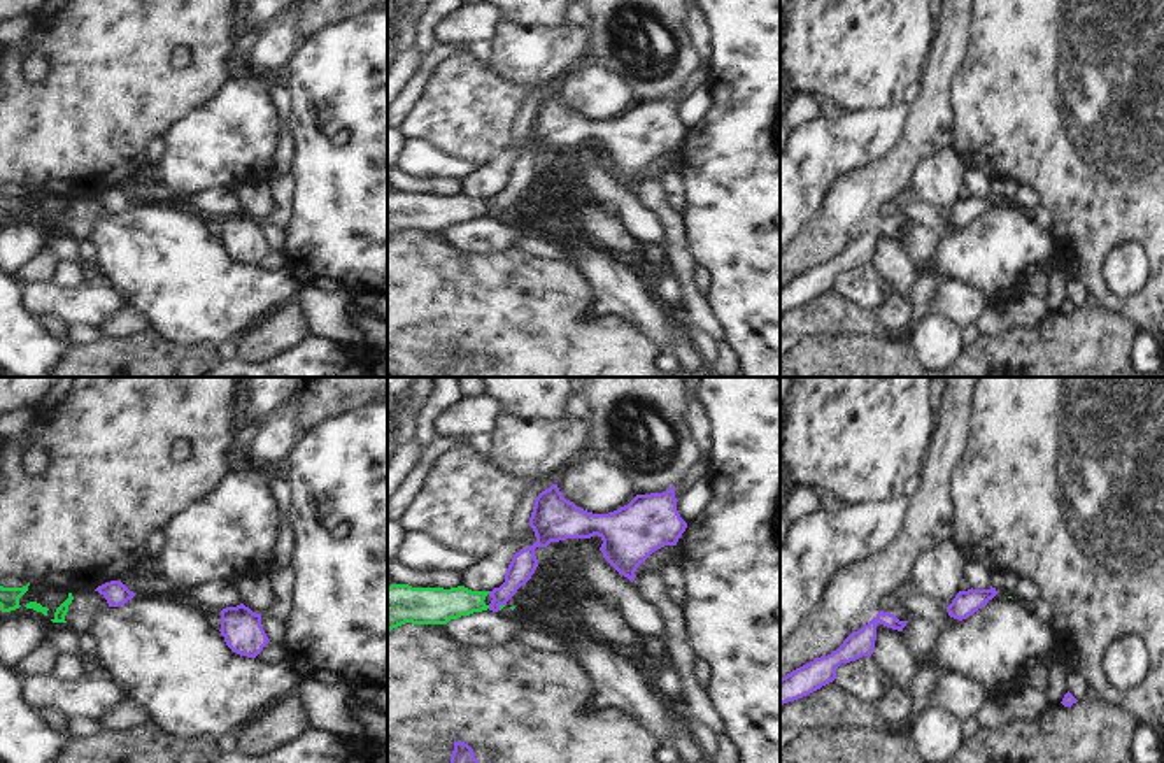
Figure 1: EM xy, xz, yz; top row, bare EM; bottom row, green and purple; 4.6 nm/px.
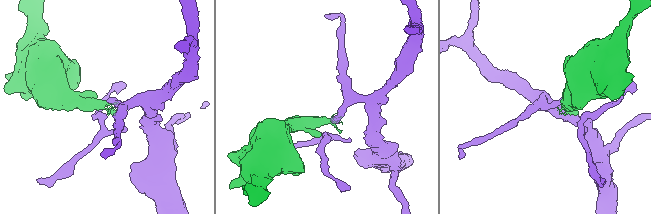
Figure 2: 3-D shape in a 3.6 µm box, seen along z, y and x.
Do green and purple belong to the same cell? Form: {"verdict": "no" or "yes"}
{"verdict": "no"}

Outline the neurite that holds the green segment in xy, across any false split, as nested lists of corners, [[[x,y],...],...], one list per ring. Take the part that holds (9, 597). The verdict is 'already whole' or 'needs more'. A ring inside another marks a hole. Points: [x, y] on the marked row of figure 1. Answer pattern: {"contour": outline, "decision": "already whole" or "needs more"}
{"contour": [[[0,586],[0,610],[2,612],[11,612],[11,610],[16,610],[19,609],[19,598],[28,591],[28,586],[23,586],[23,588],[4,588]]], "decision": "already whole"}

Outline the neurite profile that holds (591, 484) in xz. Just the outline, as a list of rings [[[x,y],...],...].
[[[586,454],[557,474],[561,495],[593,514],[608,514],[628,505],[638,493],[615,468]]]

